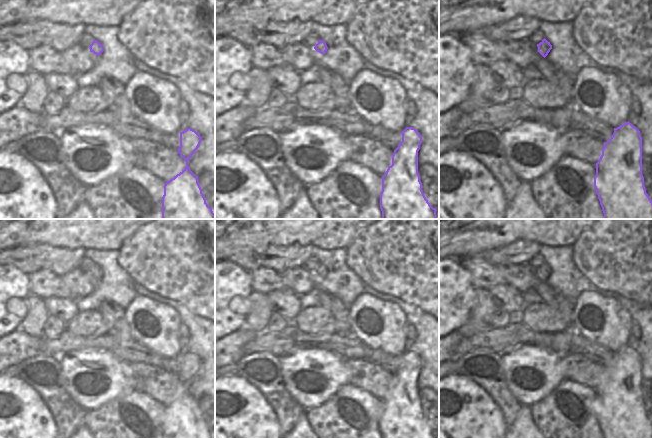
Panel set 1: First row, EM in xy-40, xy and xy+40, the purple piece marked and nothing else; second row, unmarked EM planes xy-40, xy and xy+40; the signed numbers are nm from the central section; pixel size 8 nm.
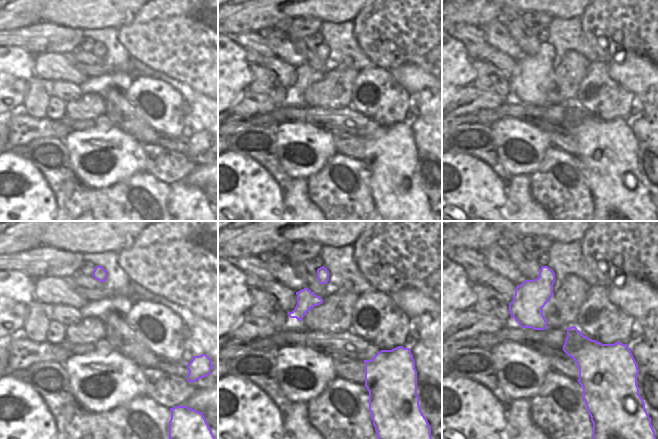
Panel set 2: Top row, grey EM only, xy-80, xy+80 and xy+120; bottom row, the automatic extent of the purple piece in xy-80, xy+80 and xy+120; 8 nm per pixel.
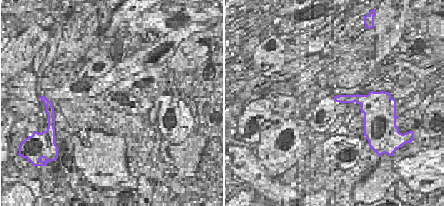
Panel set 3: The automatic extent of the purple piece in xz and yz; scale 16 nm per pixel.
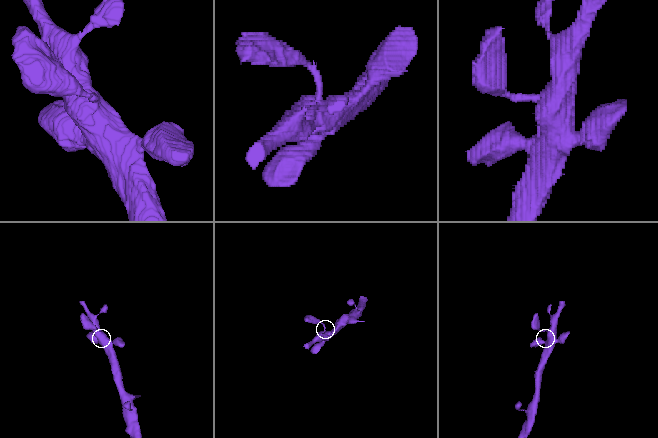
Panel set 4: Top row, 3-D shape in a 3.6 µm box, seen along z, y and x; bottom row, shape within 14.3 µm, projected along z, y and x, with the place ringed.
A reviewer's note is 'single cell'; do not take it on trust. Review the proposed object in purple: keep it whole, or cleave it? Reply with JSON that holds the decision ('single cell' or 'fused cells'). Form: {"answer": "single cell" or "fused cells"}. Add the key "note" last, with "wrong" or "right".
{"answer": "single cell", "note": "right"}

